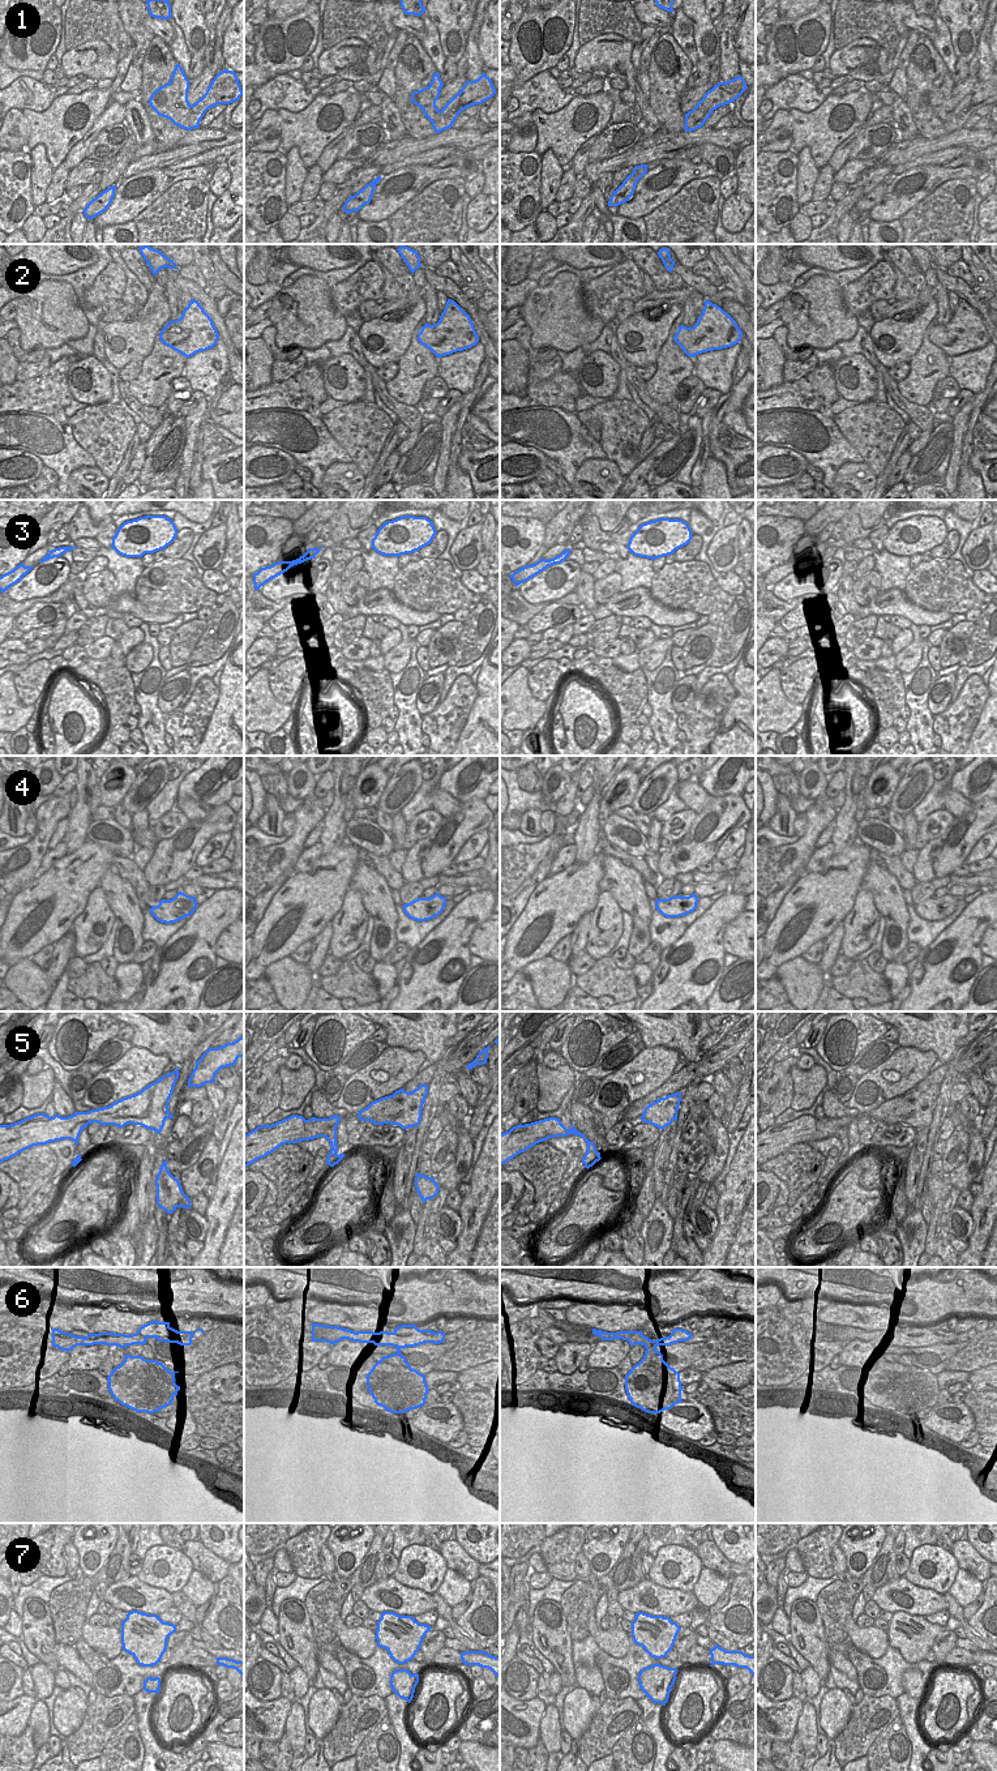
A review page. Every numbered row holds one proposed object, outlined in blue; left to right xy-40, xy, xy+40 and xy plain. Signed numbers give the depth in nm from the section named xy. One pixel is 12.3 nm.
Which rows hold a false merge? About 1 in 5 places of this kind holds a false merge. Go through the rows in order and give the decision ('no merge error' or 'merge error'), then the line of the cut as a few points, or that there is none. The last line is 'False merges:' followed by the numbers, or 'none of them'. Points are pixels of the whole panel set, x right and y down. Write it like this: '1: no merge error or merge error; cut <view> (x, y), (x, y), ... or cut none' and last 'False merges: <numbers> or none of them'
1: merge error; cut xy-40 (192, 106), (182, 127)
2: no merge error; cut none
3: no merge error; cut none
4: no merge error; cut none
5: no merge error; cut none
6: no merge error; cut none
7: no merge error; cut none
False merges: 1

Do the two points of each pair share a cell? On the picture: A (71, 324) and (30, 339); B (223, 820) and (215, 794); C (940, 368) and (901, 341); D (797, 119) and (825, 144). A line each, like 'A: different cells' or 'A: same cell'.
A: same cell
B: different cells
C: different cells
D: same cell

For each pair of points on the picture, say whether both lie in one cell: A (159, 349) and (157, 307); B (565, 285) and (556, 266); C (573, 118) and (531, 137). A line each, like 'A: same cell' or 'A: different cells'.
A: different cells
B: different cells
C: different cells

